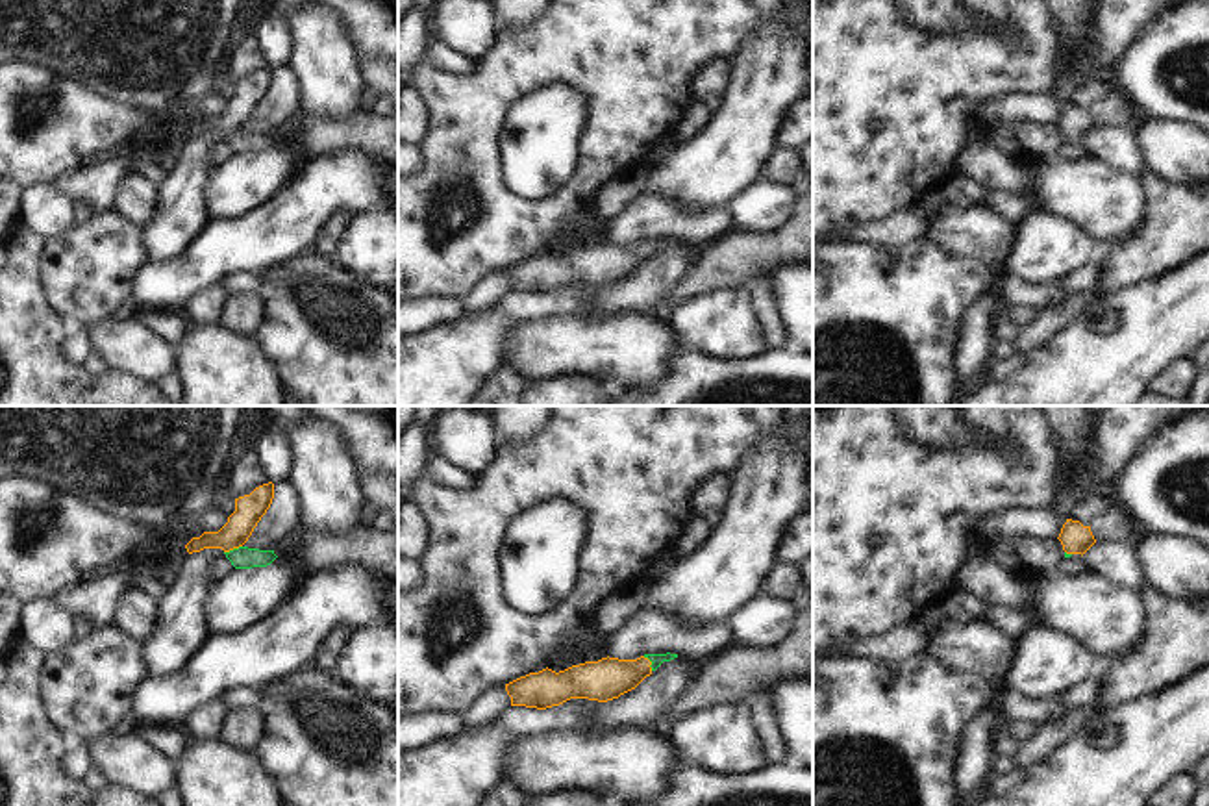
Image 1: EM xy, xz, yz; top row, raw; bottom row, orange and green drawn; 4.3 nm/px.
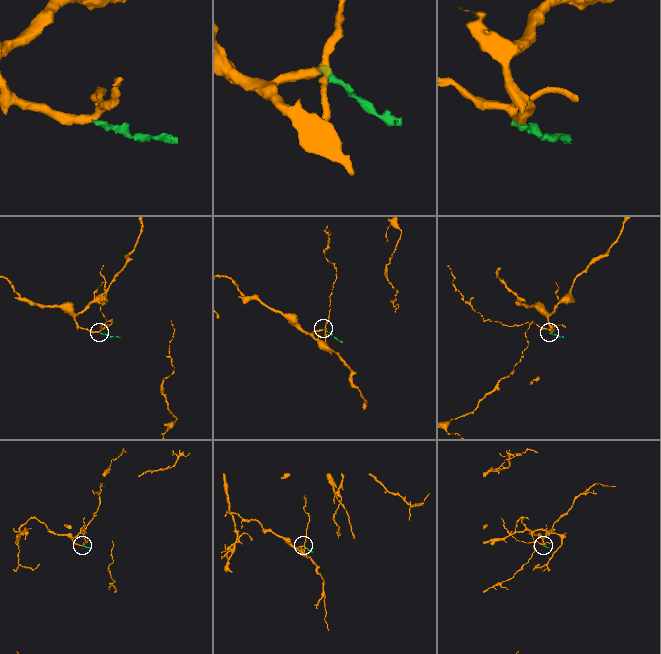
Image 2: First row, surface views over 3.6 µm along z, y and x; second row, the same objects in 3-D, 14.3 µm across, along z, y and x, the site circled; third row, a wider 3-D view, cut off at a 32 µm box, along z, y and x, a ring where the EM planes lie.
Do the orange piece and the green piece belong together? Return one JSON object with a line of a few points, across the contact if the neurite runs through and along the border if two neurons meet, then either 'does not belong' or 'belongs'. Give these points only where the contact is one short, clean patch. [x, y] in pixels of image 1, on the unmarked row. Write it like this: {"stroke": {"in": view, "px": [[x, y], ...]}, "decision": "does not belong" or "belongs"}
{"stroke": {"in": "xy", "px": [[249, 95], [232, 121], [232, 134], [241, 143]]}, "decision": "belongs"}

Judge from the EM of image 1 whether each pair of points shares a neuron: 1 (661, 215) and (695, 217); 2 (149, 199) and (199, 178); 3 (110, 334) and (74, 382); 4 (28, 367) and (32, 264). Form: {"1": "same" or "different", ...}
{"1": "same", "2": "different", "3": "different", "4": "same"}

